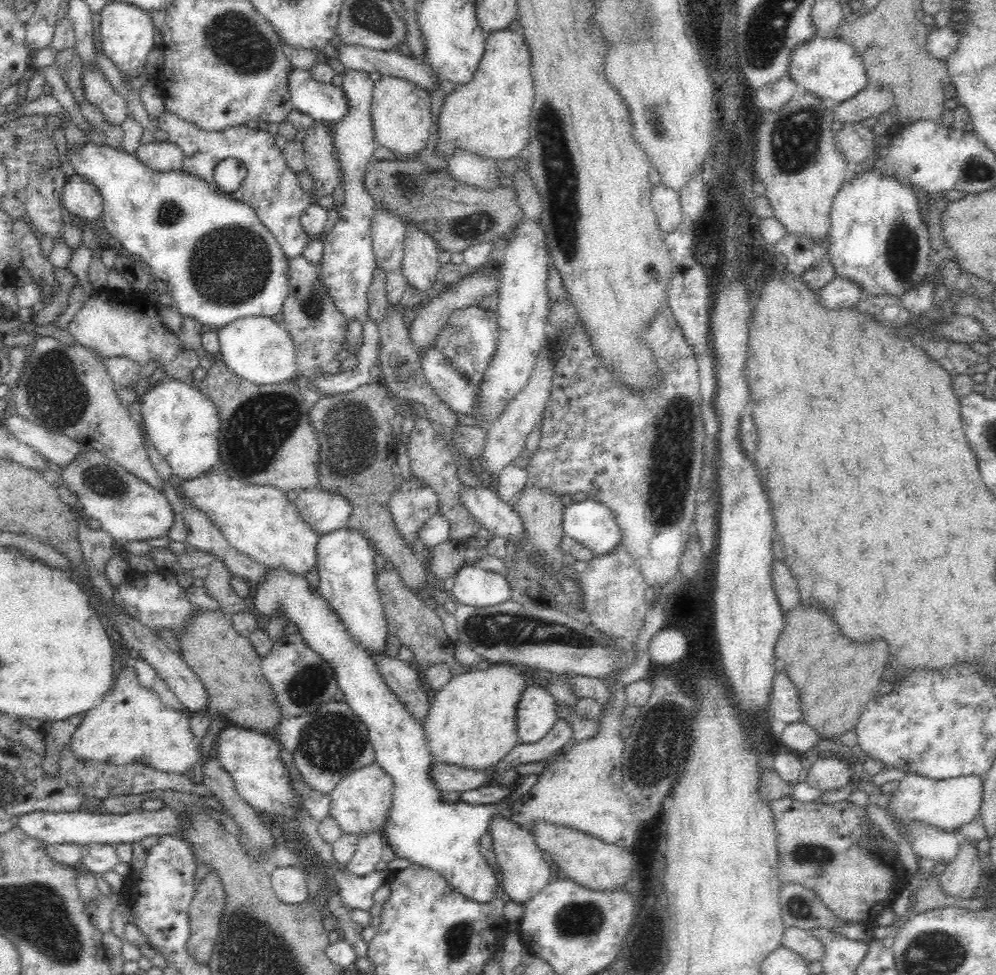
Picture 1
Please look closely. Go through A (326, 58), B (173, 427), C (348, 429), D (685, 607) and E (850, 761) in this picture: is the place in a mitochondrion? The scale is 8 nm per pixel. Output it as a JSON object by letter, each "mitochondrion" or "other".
{"A":"other","B":"other","C":"mitochondrion","D":"other","E":"other"}

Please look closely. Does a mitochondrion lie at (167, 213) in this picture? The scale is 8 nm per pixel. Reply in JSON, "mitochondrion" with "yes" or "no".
{"mitochondrion":"yes"}

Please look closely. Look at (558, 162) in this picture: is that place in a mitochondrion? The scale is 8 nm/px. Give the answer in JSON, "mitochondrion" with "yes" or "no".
{"mitochondrion":"yes"}

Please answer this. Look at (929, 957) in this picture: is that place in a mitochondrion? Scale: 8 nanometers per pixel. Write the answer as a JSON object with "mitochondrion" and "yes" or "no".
{"mitochondrion":"yes"}

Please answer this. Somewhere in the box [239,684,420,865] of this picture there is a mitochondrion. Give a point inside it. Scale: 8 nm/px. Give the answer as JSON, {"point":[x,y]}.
{"point":[330,741]}

